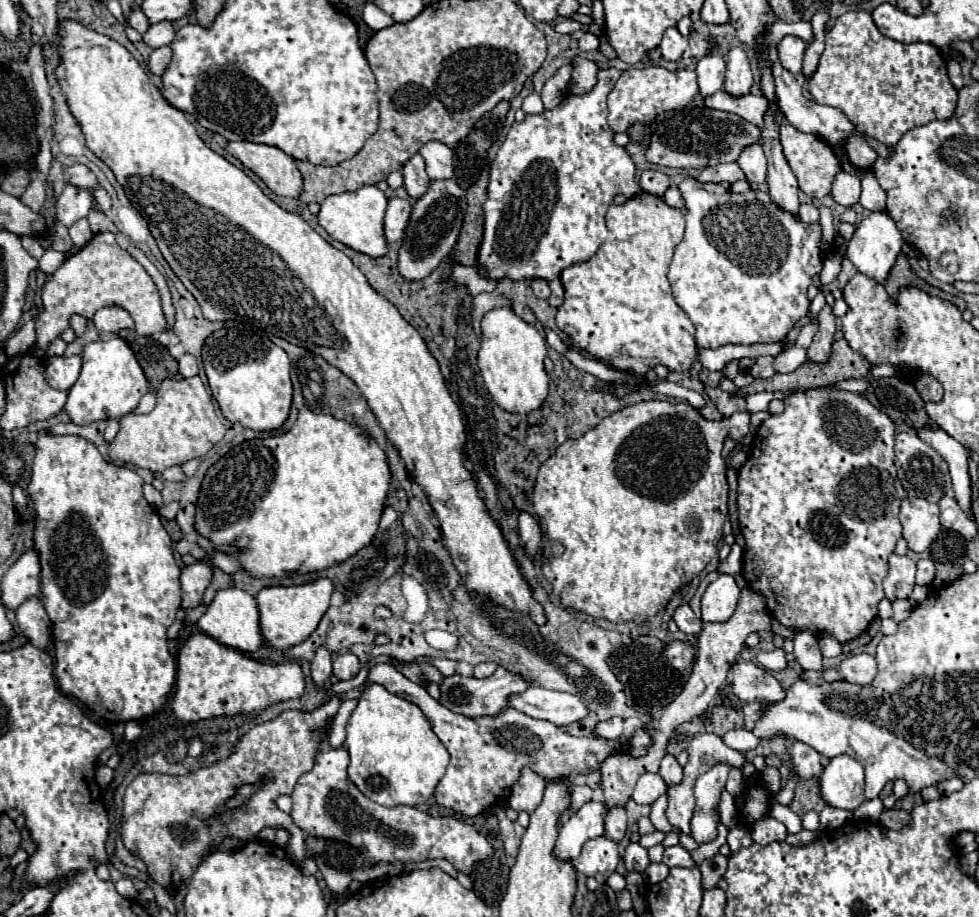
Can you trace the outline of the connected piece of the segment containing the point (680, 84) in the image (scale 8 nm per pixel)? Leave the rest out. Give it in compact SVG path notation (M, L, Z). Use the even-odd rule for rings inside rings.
M664 67L626 69L608 95L608 125L614 133L626 133L634 123L652 123L658 113L678 111L688 107L698 95L694 71L668 71Z

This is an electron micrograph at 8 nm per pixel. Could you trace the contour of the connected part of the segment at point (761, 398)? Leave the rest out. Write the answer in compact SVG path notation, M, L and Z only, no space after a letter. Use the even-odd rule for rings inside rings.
M754 393L746 397L746 413L758 413L768 407L772 399L784 399L788 393Z

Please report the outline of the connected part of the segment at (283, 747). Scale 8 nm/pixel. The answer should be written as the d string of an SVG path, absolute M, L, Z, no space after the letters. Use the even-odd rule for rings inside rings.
M332 697L330 703L314 711L284 711L276 719L256 725L238 743L234 755L220 761L208 769L198 769L184 777L172 777L162 773L142 773L138 775L124 793L122 807L122 841L136 857L148 865L148 873L170 893L194 873L208 847L222 843L226 837L238 837L242 841L256 839L258 831L264 827L282 827L290 834L286 852L290 859L300 865L304 863L304 833L292 821L292 817L274 805L278 795L290 795L294 781L314 765L314 753L322 745L314 745L314 737L306 733L310 725L322 725L322 717L336 715L342 699ZM268 779L250 797L248 803L234 811L224 807L224 801L234 795L244 783L258 783Z

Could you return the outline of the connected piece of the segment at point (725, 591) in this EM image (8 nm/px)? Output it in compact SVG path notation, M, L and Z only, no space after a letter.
M720 575L702 597L702 621L728 621L740 599L740 589L732 575Z

